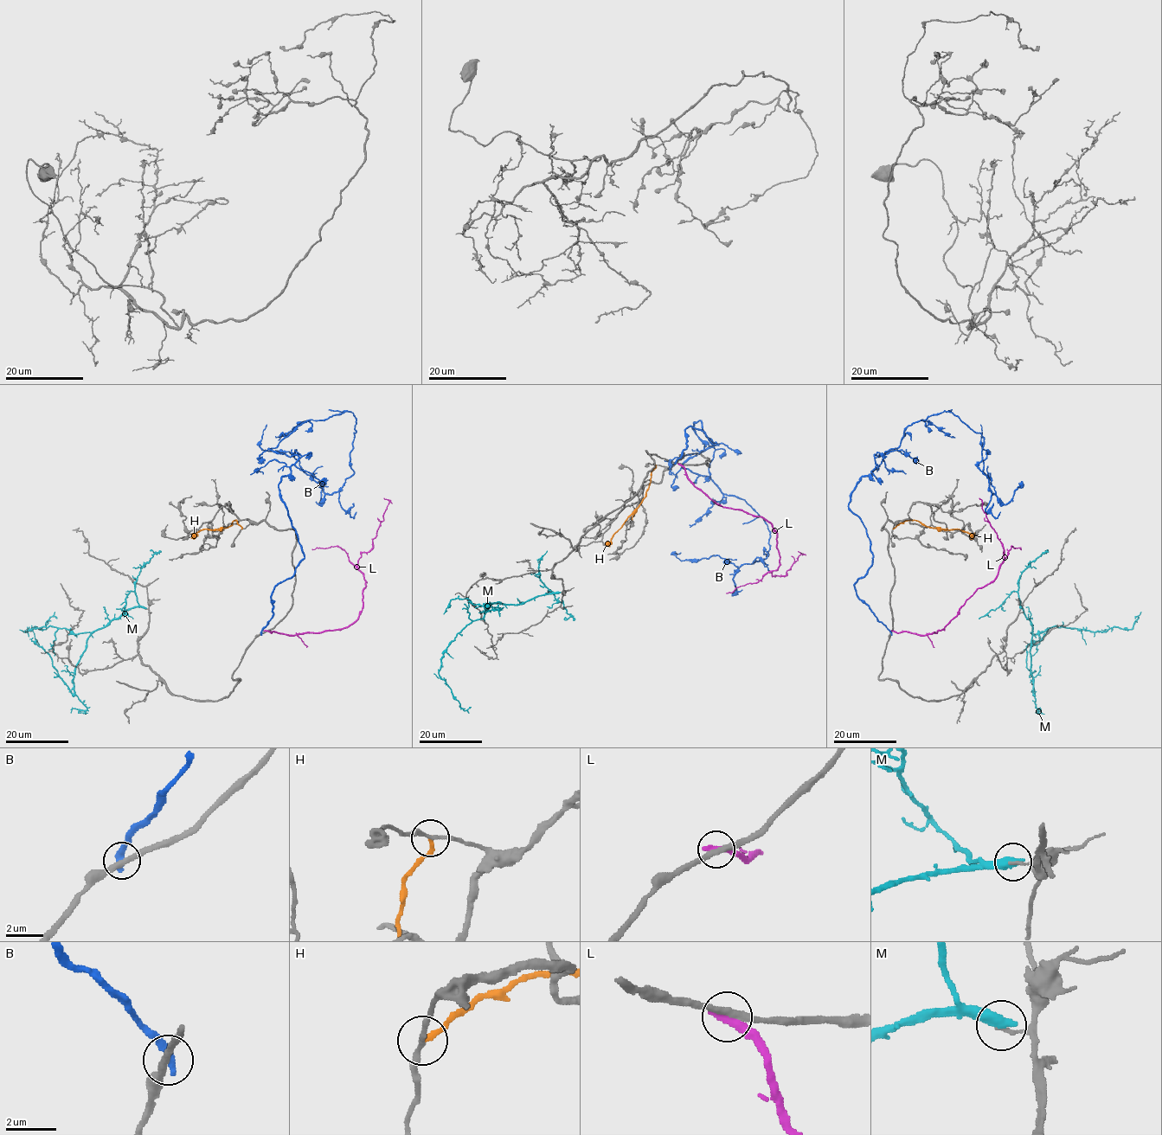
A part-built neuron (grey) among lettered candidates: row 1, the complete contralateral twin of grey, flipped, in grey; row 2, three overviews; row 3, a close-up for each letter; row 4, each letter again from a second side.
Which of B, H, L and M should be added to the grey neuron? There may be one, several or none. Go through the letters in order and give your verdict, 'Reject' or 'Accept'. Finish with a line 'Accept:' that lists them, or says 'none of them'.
B: Reject
H: Reject
L: Reject
M: Reject
Accept: none of them

